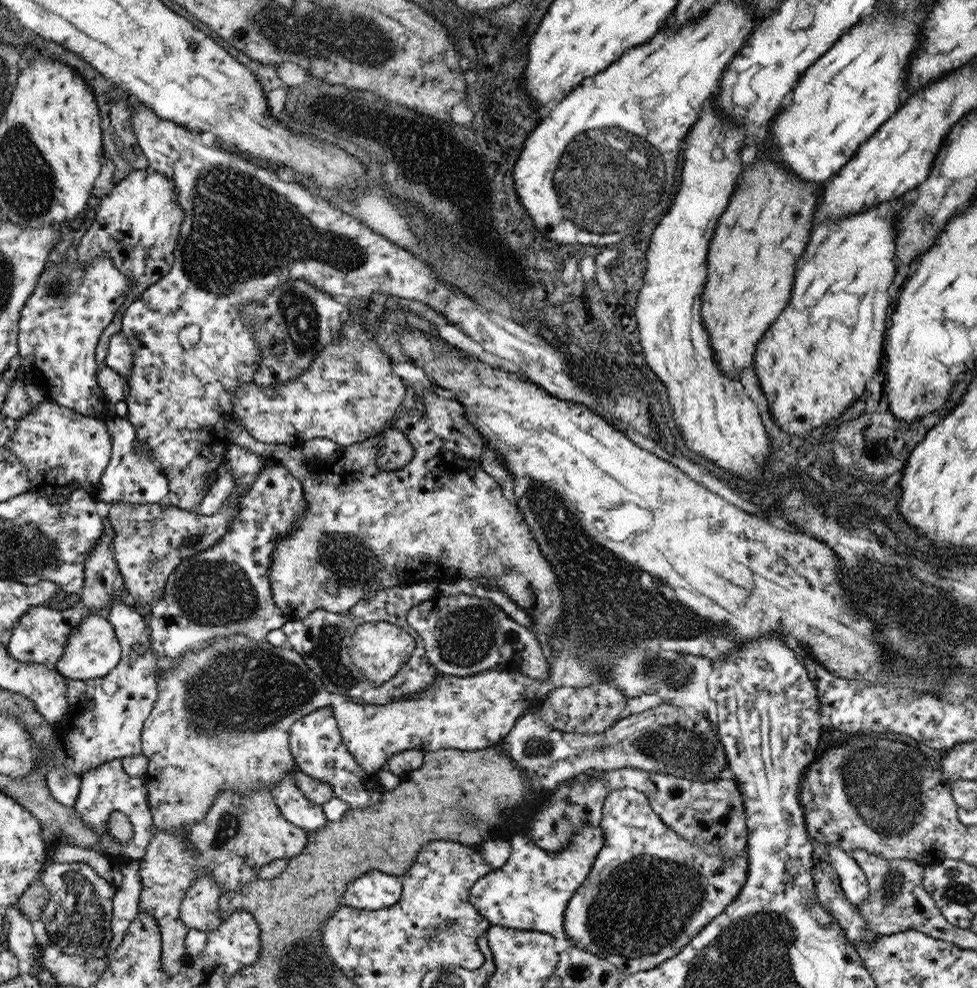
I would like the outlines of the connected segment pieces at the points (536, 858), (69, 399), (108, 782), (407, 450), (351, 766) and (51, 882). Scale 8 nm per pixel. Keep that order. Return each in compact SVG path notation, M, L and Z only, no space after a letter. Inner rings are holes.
M584 825L573 834L569 846L561 852L547 852L539 848L528 838L527 833L518 832L509 839L511 854L506 865L499 870L494 870L482 879L476 881L468 894L468 907L474 909L491 925L508 927L511 929L546 932L555 939L568 939L564 933L564 915L567 910L572 895L584 881L588 879L588 874L592 871L595 859L605 844L605 834L600 825Z
M98 255L86 267L82 267L78 261L70 257L66 261L52 264L42 272L36 290L22 308L20 331L18 332L18 354L24 374L32 379L34 385L46 392L49 400L75 409L82 413L82 416L96 419L99 419L98 416L104 410L108 410L105 390L98 382L99 368L95 360L96 345L100 334L112 322L122 303L128 302L128 294L135 293L136 289L136 284L114 266L110 255Z
M114 758L96 770L88 770L80 777L81 786L76 798L75 810L81 814L84 824L92 826L101 841L100 854L111 859L116 865L130 861L139 861L146 855L148 844L158 831L153 822L153 816L147 799L147 788L142 776L131 777L123 770L121 759ZM115 810L128 815L132 822L134 839L130 844L121 844L108 834L108 816Z
M397 428L385 430L380 437L380 444L386 450L378 451L376 462L382 470L390 472L390 470L398 470L402 466L406 466L412 458L414 458L414 447L410 445L410 441Z
M325 706L296 720L290 728L288 745L296 765L304 773L316 777L316 779L328 781L332 785L334 797L346 801L350 808L374 805L382 799L385 792L384 786L380 784L377 774L366 773L358 764L353 753L346 748L346 744L342 742L341 730L338 729L330 708Z
M47 862L40 873L39 882L48 888L49 902L43 909L41 920L46 925L47 935L52 945L66 955L79 955L88 958L102 958L112 940L113 899L118 887L101 878L96 870L86 863L51 863Z

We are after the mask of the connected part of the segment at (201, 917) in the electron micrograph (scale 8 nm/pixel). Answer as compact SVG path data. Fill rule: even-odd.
M198 876L186 891L181 904L181 918L189 929L215 931L221 926L221 896L224 889L211 876Z

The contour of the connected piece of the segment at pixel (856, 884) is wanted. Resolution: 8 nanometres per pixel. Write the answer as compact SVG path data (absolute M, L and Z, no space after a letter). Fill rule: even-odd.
M827 844L828 861L837 873L845 897L851 904L861 904L868 899L869 887L862 868L854 858L836 844Z

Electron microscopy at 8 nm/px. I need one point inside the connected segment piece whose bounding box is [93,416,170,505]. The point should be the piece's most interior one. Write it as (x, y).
(132, 478)

